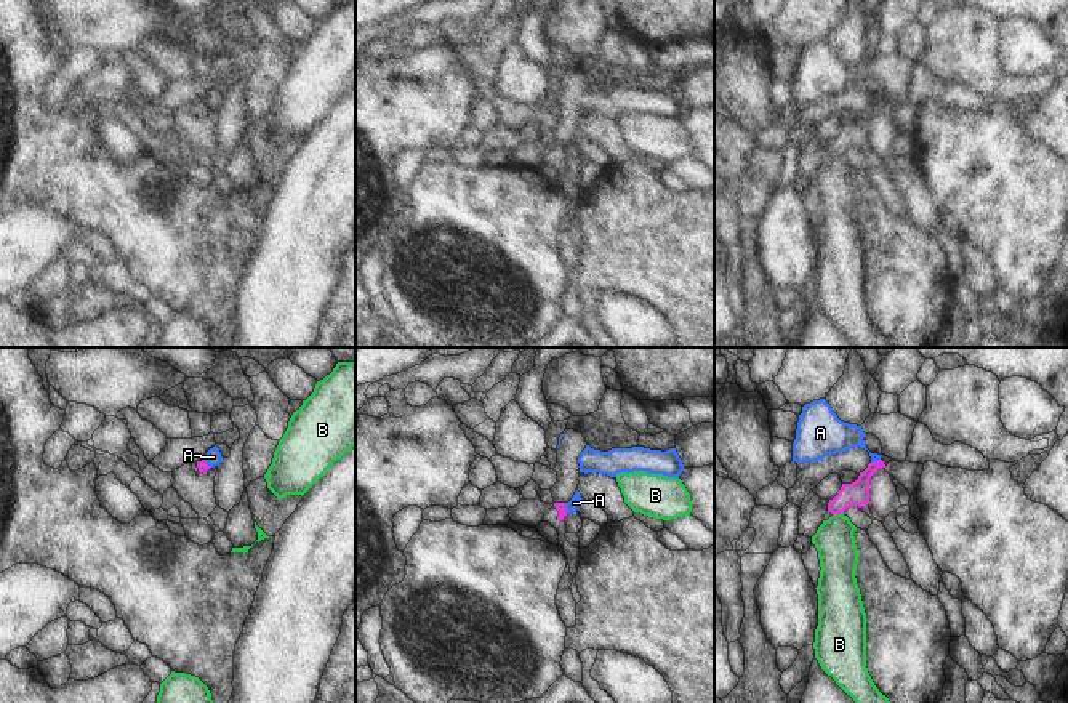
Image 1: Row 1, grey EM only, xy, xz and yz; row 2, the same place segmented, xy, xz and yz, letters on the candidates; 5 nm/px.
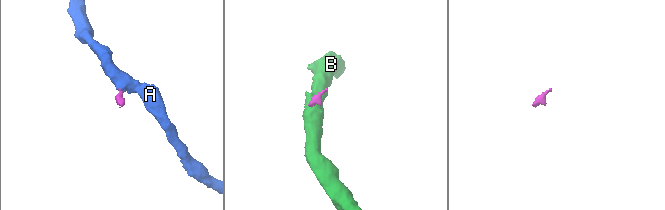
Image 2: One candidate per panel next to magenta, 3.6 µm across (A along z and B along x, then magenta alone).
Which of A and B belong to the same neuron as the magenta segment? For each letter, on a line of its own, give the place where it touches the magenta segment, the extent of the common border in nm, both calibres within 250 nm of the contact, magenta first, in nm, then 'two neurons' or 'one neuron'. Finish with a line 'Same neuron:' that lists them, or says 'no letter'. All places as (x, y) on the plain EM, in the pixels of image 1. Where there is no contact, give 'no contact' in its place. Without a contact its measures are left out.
A: contact xz (564, 149); length 50 nm; calibres 50 and 60 nm; two neurons
B: contact yz (838, 154); length 60 nm; calibres 130 and 200 nm; two neurons
Same neuron: no letter

